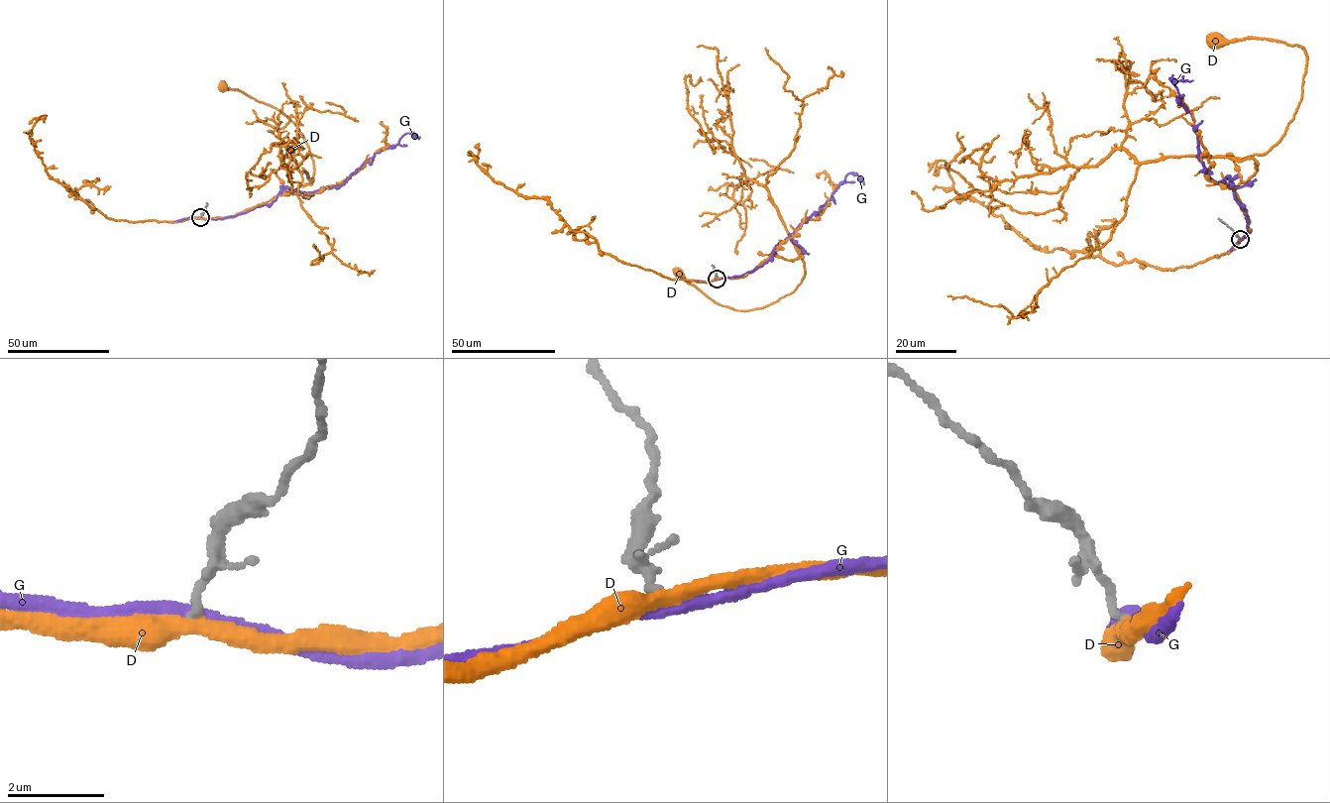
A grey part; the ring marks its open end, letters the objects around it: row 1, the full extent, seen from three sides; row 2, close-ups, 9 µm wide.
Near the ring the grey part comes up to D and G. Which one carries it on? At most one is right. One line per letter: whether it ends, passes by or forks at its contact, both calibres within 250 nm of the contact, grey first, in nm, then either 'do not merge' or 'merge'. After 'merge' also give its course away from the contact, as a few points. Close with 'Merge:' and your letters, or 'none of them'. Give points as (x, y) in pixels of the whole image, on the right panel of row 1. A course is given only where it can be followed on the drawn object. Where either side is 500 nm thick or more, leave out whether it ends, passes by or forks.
D: it passes by; 160 nm thick on the grey side, 360 nm on the other; do not merge
G: it passes by; 160 nm thick on the grey side, 280 nm on the other; do not merge
Merge: none of them

